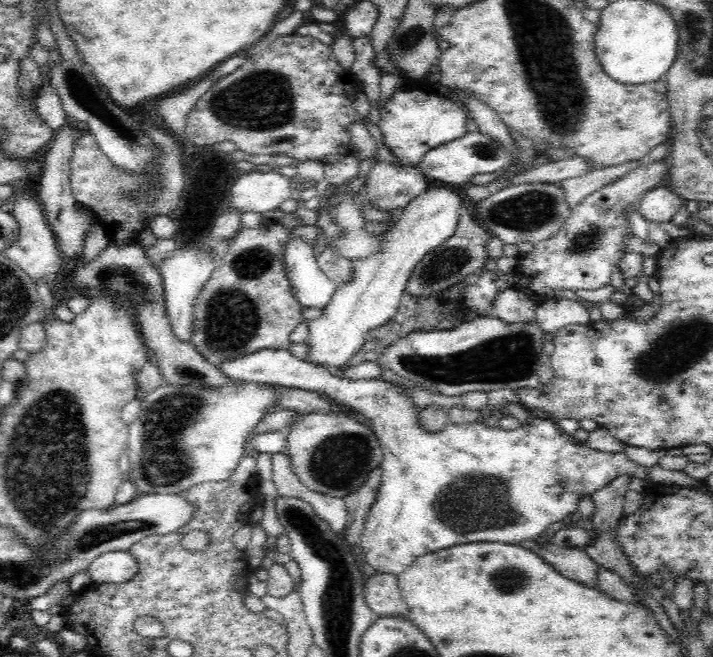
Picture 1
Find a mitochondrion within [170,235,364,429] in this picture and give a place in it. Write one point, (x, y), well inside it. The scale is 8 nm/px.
(233, 320)

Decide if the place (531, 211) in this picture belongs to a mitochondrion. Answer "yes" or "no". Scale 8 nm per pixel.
yes

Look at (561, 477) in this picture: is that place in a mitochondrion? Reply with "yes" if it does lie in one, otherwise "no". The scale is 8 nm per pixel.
yes

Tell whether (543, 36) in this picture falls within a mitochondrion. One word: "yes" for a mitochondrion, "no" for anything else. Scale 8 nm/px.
yes

